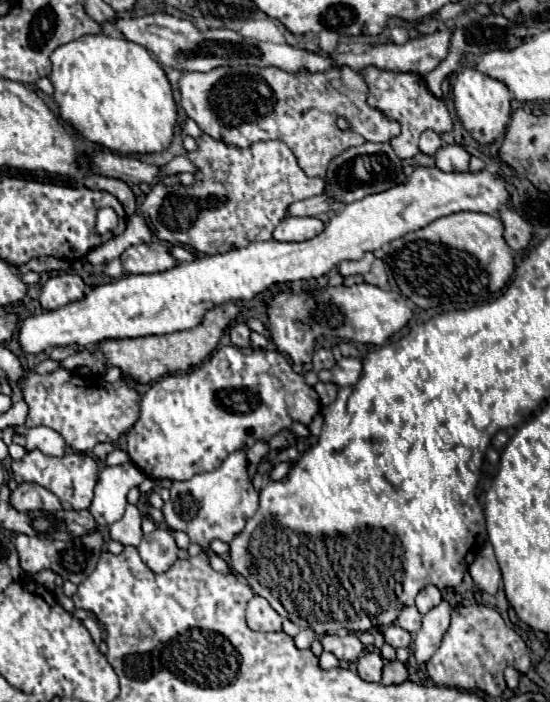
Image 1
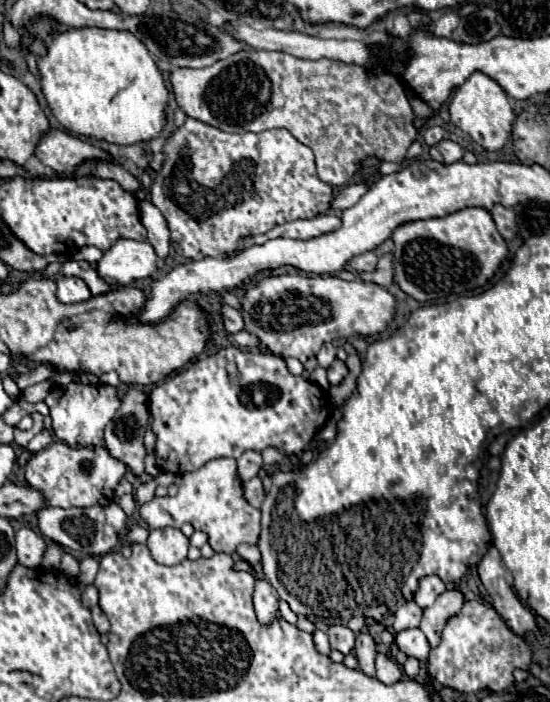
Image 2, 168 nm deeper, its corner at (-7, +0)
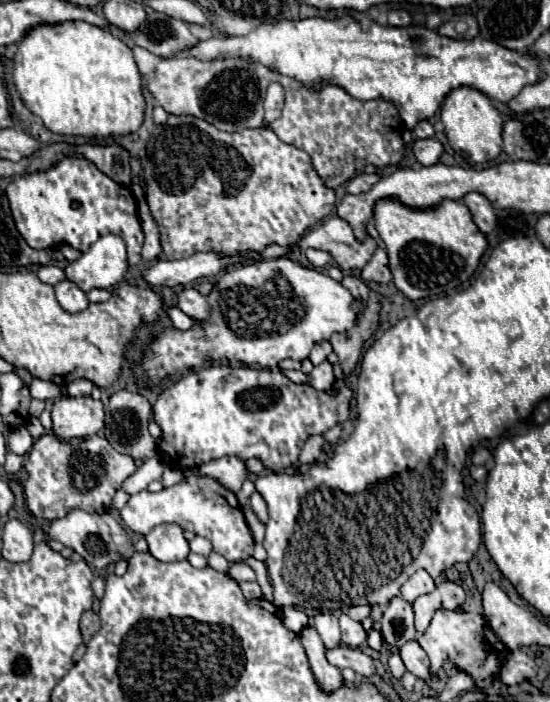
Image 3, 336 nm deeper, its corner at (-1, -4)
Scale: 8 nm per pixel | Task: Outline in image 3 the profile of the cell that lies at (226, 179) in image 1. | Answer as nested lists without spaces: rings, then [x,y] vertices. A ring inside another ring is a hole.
[[[169,115],[169,119],[163,125],[155,125],[149,141],[147,141],[147,163],[143,163],[143,181],[145,181],[145,195],[147,195],[147,203],[151,209],[151,215],[159,227],[161,233],[161,247],[163,253],[167,255],[167,259],[185,259],[191,257],[195,253],[207,253],[207,251],[215,251],[215,253],[223,253],[227,257],[231,255],[241,255],[241,253],[249,253],[249,251],[263,251],[267,245],[295,245],[303,233],[313,227],[315,223],[319,223],[321,219],[325,219],[333,209],[335,209],[335,191],[329,189],[325,185],[325,181],[317,175],[311,157],[293,147],[283,143],[273,129],[269,129],[269,123],[265,123],[263,127],[257,129],[243,129],[241,133],[227,133],[227,131],[219,131],[215,125],[207,123],[205,119],[193,117],[193,115]]]

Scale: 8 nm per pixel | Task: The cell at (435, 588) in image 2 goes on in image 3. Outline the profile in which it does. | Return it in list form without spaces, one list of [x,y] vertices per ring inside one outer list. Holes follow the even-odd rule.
[[[419,569],[401,585],[401,597],[405,601],[413,603],[419,595],[431,593],[431,589],[435,589],[435,583],[433,583],[431,575],[425,569]]]

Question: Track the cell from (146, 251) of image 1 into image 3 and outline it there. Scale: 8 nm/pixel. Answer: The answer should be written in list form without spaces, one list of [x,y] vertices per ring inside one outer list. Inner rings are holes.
[[[99,237],[79,259],[65,265],[65,279],[73,281],[81,291],[95,287],[109,289],[127,273],[127,251],[119,237]]]

